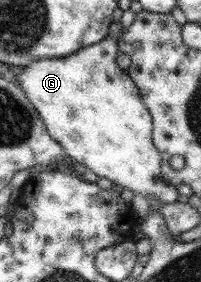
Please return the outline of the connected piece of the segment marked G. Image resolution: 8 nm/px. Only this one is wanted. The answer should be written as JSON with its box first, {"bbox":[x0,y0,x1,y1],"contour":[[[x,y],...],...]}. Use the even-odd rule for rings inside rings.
{"bbox":[16,23,176,204],"contour":[[[112,23],[108,37],[103,42],[81,47],[64,58],[37,59],[20,67],[21,73],[17,75],[16,83],[43,120],[47,134],[63,147],[72,164],[82,164],[98,178],[116,183],[117,189],[129,189],[148,198],[154,196],[163,204],[176,202],[176,189],[164,183],[160,176],[161,159],[151,142],[151,115],[144,107],[134,81],[116,63],[120,52],[116,41],[121,34],[120,23]]]}

